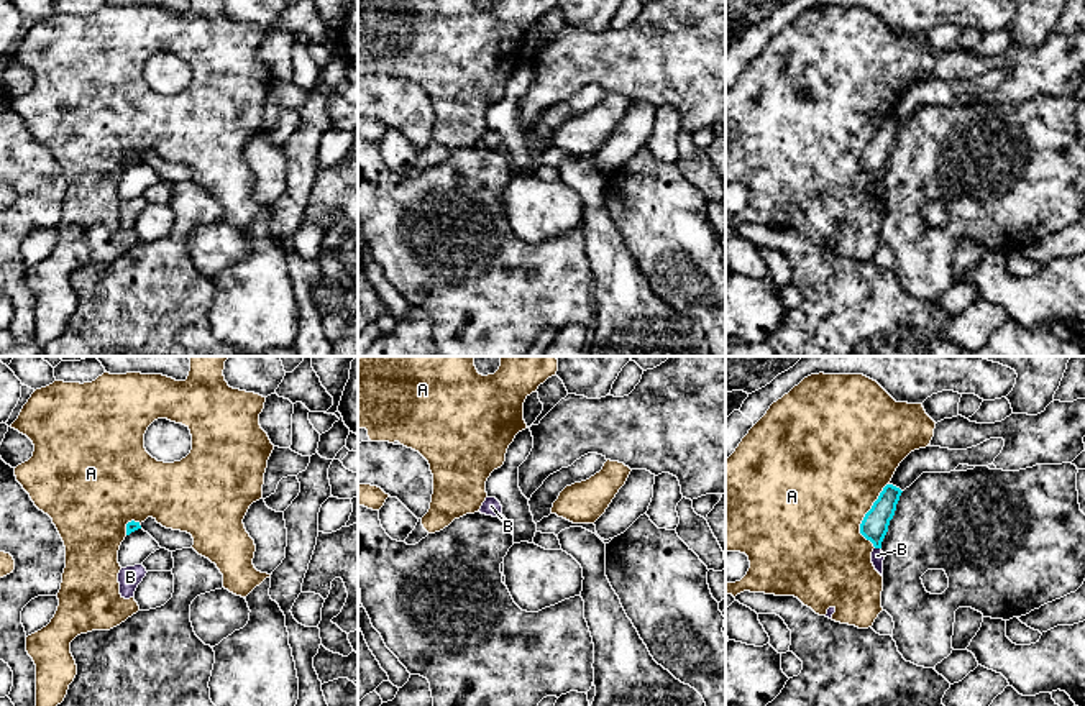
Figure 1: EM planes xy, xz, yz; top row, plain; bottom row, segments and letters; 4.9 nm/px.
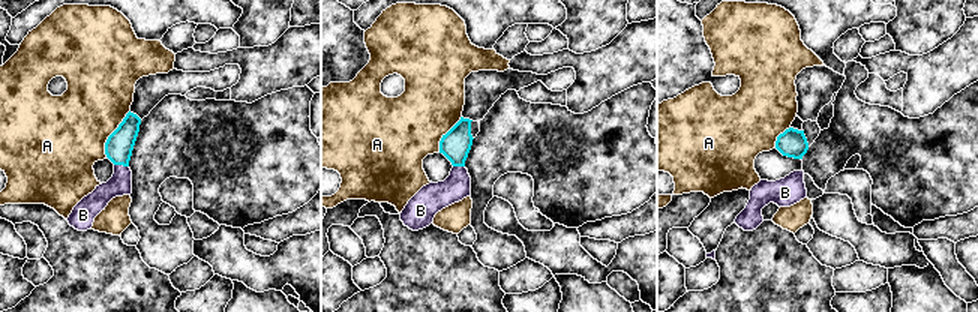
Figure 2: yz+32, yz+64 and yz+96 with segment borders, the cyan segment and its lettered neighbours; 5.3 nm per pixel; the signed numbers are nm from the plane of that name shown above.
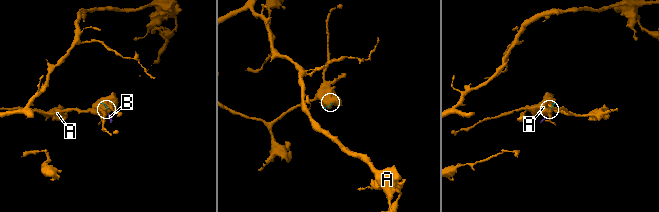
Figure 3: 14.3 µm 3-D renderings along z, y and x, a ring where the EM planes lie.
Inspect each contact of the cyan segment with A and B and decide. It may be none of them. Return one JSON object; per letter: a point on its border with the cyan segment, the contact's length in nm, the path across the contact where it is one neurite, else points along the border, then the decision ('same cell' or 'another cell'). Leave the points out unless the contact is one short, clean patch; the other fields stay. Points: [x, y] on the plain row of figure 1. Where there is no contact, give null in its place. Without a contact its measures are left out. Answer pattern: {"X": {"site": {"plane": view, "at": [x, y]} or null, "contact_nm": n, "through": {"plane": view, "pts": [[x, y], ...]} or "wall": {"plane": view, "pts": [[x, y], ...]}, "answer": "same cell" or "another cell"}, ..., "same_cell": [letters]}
{"A": {"site": {"plane": "yz", "at": [865, 148]}, "contact_nm": 320, "answer": "another cell"}, "B": {"site": {"plane": "yz", "at": [878, 179]}, "contact_nm": 30, "through": {"plane": "yz", "pts": [[874, 160], [878, 179], [877, 187]]}, "answer": "same cell"}, "same_cell": ["B"]}

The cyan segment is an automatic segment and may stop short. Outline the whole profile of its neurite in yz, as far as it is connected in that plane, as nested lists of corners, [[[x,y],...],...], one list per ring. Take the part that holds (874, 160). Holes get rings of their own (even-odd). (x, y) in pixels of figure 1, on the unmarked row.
[[[886,117],[860,156],[860,166],[875,179],[872,184],[872,195],[881,209],[885,192],[881,174],[888,164],[890,153],[895,148],[901,125],[900,120]]]

